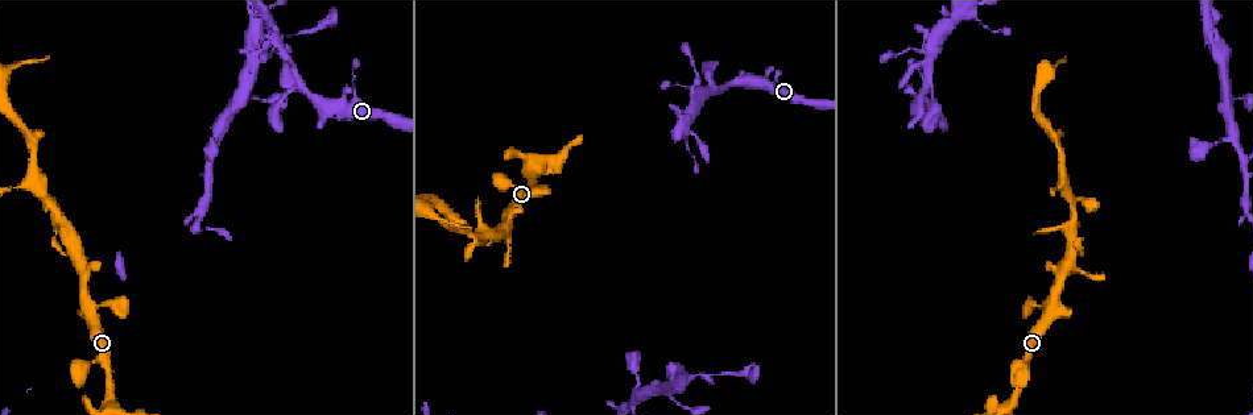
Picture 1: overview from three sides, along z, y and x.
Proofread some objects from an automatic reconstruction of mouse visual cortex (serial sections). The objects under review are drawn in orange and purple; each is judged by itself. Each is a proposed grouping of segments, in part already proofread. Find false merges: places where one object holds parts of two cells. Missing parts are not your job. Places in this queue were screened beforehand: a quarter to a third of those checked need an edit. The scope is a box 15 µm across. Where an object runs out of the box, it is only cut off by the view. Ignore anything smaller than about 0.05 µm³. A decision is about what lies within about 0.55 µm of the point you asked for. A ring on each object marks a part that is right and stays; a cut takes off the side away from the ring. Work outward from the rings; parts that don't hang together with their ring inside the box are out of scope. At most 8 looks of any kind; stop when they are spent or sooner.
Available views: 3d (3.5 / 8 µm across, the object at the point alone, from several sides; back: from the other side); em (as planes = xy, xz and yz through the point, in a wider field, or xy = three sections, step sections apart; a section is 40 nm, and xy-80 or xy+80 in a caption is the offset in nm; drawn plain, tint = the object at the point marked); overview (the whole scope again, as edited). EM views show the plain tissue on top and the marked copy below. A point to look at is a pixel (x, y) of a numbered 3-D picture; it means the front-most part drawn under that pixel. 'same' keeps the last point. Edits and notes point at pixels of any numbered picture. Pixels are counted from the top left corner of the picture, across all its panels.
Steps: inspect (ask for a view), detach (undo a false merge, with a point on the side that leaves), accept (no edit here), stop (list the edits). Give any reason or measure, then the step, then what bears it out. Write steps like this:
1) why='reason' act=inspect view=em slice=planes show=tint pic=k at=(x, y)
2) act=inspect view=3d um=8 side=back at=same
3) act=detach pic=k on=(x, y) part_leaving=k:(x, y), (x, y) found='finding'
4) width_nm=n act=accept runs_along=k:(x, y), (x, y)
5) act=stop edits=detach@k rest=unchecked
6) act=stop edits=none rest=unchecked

why='side arm on a straight run' act=inspect view=3d um=3.5 pic=1 at=(924, 88)

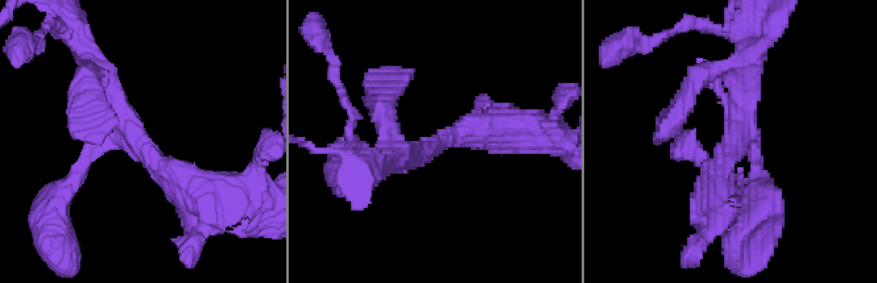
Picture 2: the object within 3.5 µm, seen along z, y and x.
arms=3 arm_widths_nm=150,250,400 why='shape alone is not enough' act=inspect view=em slice=planes show=tint pic=2 at=(428, 150)

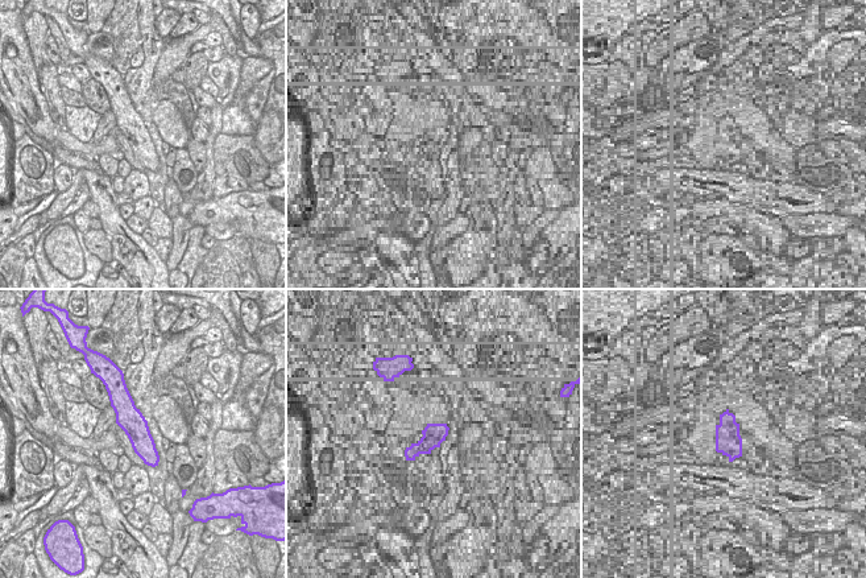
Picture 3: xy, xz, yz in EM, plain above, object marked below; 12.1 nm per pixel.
width_nm=320 act=accept runs_along=3:(125, 397), (127, 415), (154, 462) found='all the same cell'

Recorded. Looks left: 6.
why='arms part here' act=inspect view=em slice=planes show=tint pic=1 at=(700, 99)

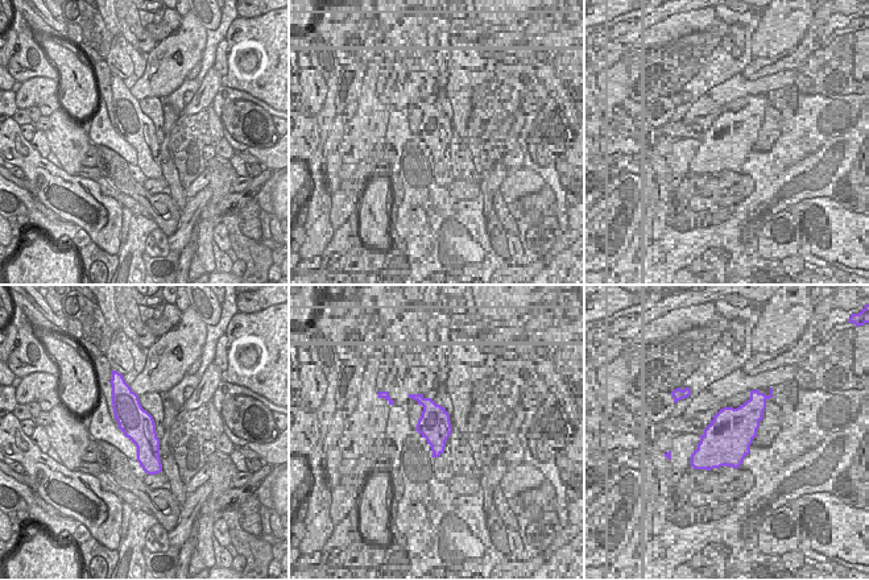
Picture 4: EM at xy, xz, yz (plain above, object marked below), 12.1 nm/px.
why='wider look' act=inspect view=3d um=3.5 at=same

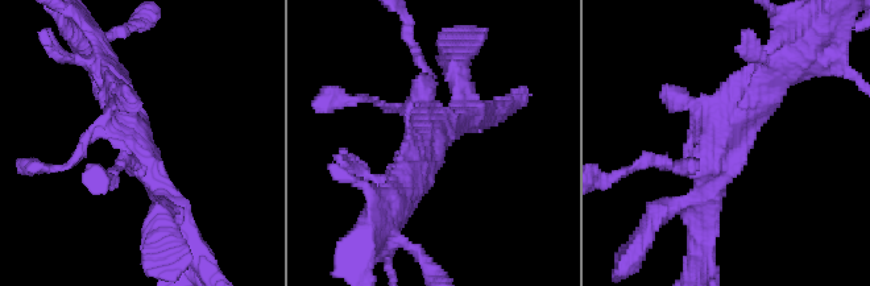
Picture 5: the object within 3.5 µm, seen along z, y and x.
act=accept runs_along=5:(697, 210), (725, 128), (775, 75) found='one cell here'

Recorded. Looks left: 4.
why='arms part here' act=inspect view=3d um=3.5 side=back pic=1 at=(51, 205)

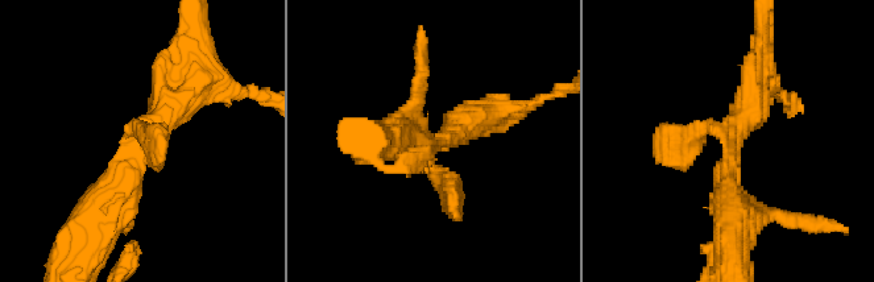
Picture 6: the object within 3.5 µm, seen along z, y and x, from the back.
why='need the tissue' act=inspect view=em slice=xy step=1 show=tint pic=6 at=(143, 150)

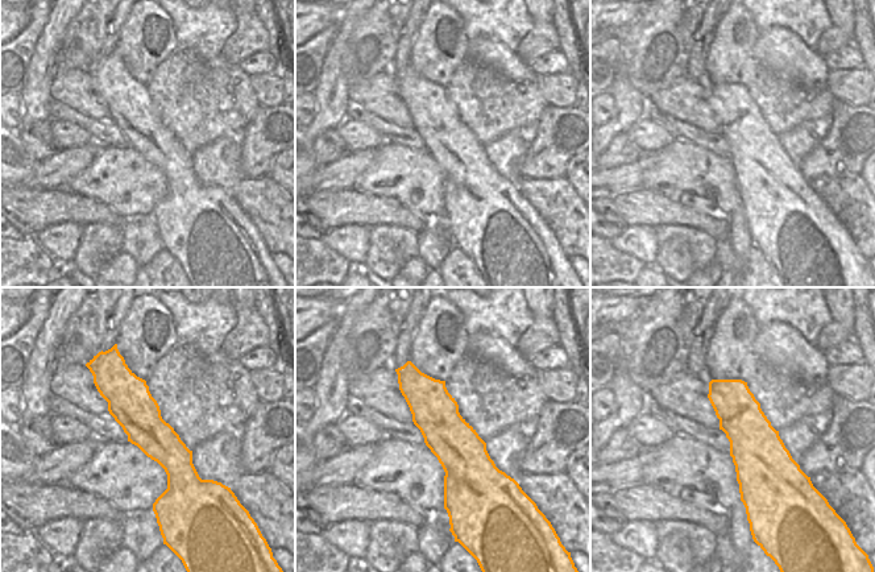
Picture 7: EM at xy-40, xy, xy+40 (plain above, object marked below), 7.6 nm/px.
act=accept runs_along=6:(98, 220), (194, 82) found='all the same cell'

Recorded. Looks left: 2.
act=stop edits=none rest=unchecked

